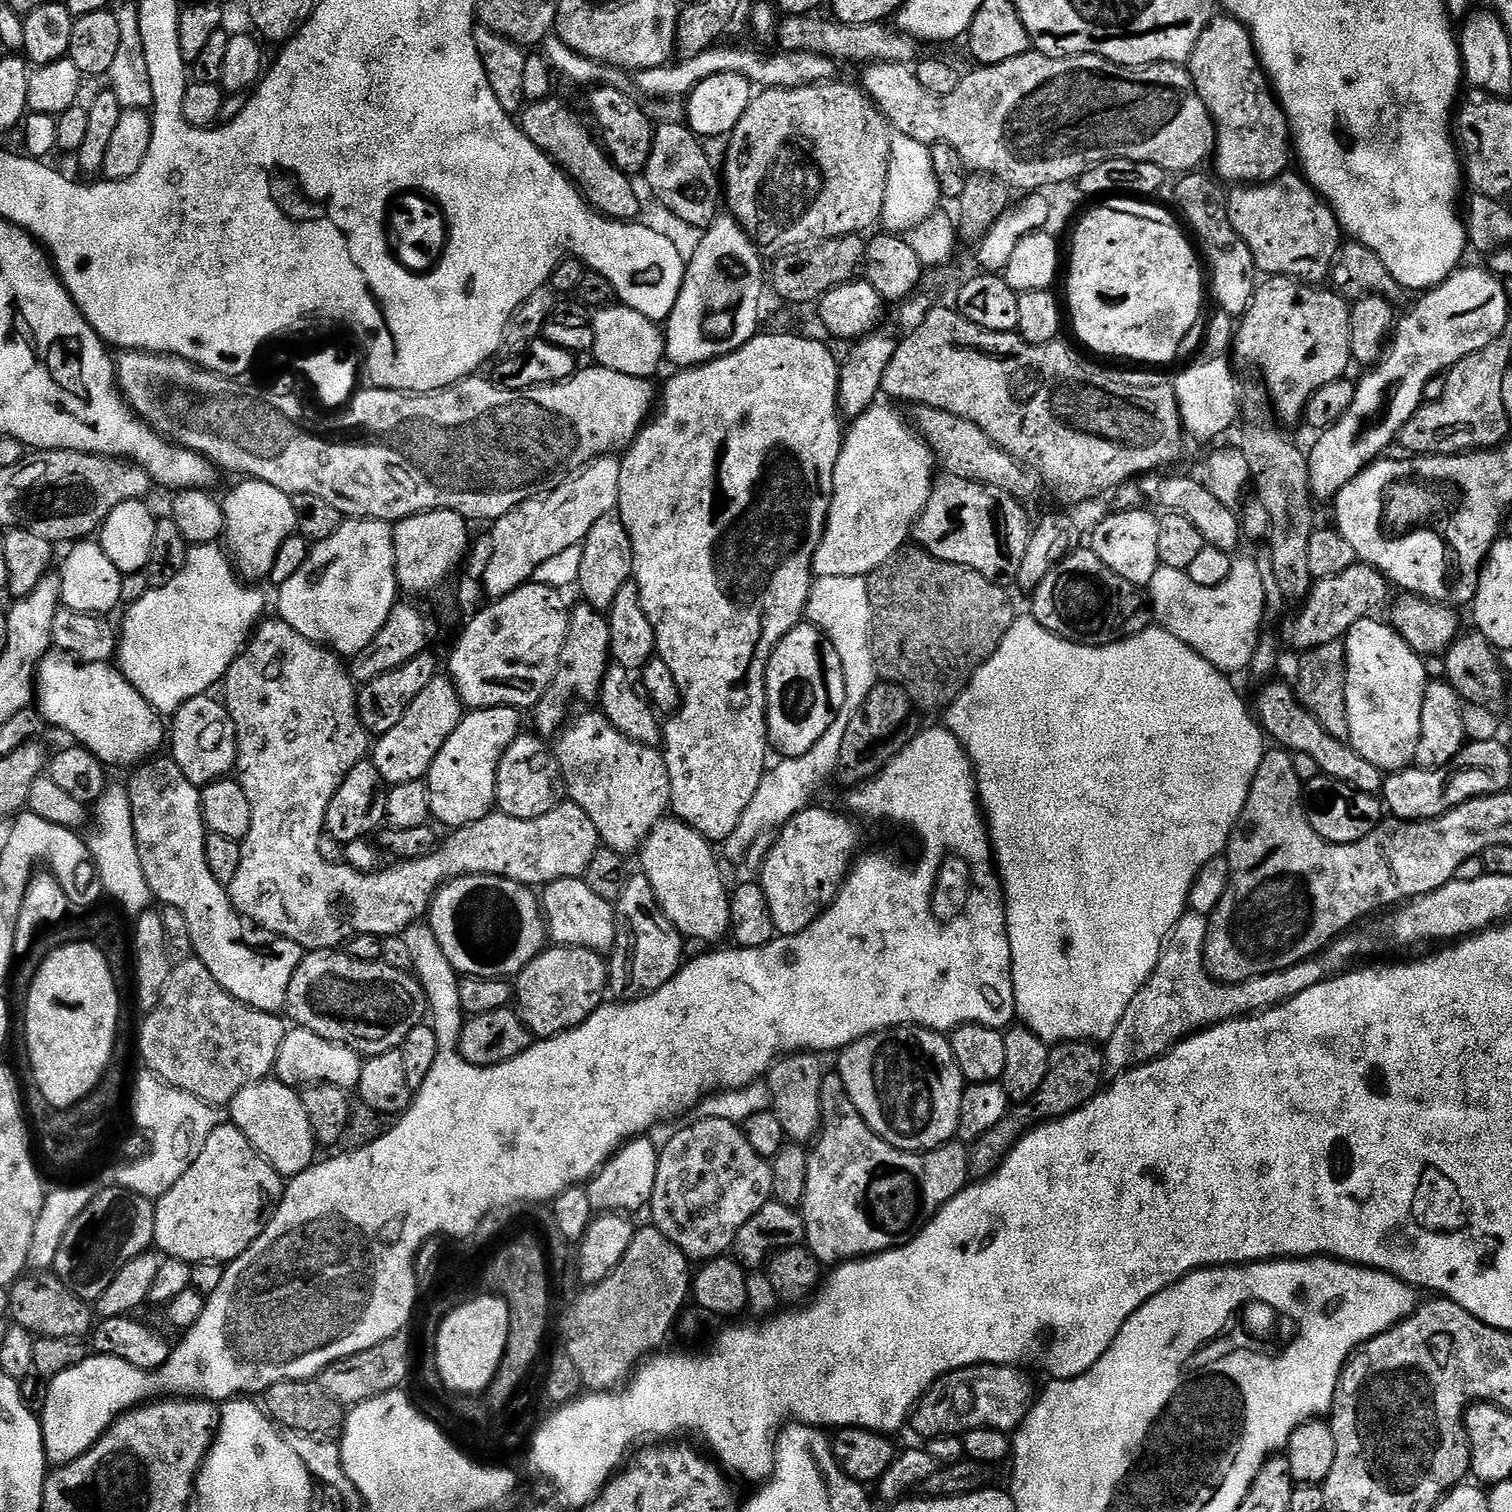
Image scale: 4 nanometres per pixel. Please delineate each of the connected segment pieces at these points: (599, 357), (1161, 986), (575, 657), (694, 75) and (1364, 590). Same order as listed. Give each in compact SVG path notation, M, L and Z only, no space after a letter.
M612 304L597 309L593 315L595 326L595 346L593 357L595 363L618 373L630 374L631 377L651 379L655 377L661 362L665 361L665 333L653 320L646 318L632 308L621 304Z
M1191 910L1176 923L1168 935L1168 943L1164 945L1164 953L1160 955L1154 974L1144 983L1142 990L1138 990L1134 1002L1130 1002L1126 1014L1122 1014L1122 1022L1118 1022L1114 1034L1106 1042L1104 1062L1109 1073L1123 1074L1140 1064L1149 1064L1159 1056L1167 1056L1180 1041L1206 1028L1213 1028L1215 1024L1239 1020L1284 1004L1302 994L1302 990L1310 990L1310 986L1318 986L1323 980L1343 973L1351 965L1348 963L1372 942L1368 936L1345 934L1333 940L1323 952L1298 962L1292 968L1241 984L1222 984L1210 975L1204 964L1209 923L1209 917Z
M580 602L571 609L568 618L568 633L562 646L558 670L546 690L546 694L536 703L535 731L541 737L552 738L569 723L568 711L575 700L599 701L602 678L610 666L610 626L607 615L601 609L592 608Z
M724 47L708 48L702 54L689 60L669 62L662 66L654 66L645 72L635 73L635 91L641 97L657 96L660 100L666 99L667 96L684 98L706 78L714 78L714 74L726 74L727 72L746 77L749 84L760 90L766 88L801 88L807 84L827 84L837 79L837 65L827 56L819 56L813 52L780 52L773 60L763 60L756 52L743 52L740 48Z
M1357 562L1344 570L1342 574L1331 576L1328 580L1316 580L1308 595L1304 597L1296 616L1292 616L1284 625L1278 628L1279 639L1297 648L1297 653L1303 654L1312 648L1326 646L1326 642L1343 640L1344 636L1354 626L1354 622L1367 620L1373 615L1375 608L1387 605L1390 585L1387 578L1369 564Z

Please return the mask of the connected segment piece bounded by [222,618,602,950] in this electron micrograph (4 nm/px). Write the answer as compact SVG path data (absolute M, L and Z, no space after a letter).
M261 619L260 623L256 625L248 643L244 646L244 651L232 663L222 681L222 689L224 688L222 703L228 709L236 731L236 767L234 772L239 779L242 790L246 790L246 798L250 801L250 830L240 846L242 863L238 866L238 874L234 874L234 882L226 885L232 905L243 914L245 920L250 920L258 927L270 930L274 934L290 938L294 942L298 942L298 946L302 946L305 950L318 948L336 950L362 934L374 934L381 938L403 934L410 925L423 921L429 915L436 893L444 887L447 881L457 876L505 876L508 880L529 886L552 884L555 880L562 878L583 877L584 871L590 866L590 858L594 858L594 854L602 846L602 841L594 822L590 822L586 810L582 810L571 802L562 802L557 808L550 810L550 814L542 814L542 818L534 818L533 820L510 818L505 812L493 810L488 813L486 818L482 818L478 822L470 822L466 826L449 831L448 837L445 840L443 837L439 841L436 851L431 852L430 855L413 860L401 860L393 863L393 868L384 866L374 872L359 872L357 868L351 868L350 865L343 862L331 864L320 853L320 835L323 837L326 832L324 827L326 810L329 802L334 798L338 786L342 786L346 774L350 774L350 770L354 770L354 766L358 766L361 760L369 755L370 733L364 729L360 721L358 688L345 661L337 656L331 648L323 648L321 644L310 642L310 638L302 638L302 634L298 634L298 630L291 628L284 620L268 619Z

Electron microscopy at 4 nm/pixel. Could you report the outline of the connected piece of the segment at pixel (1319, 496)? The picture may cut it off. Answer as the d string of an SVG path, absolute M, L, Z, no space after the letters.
M1467 266L1461 267L1459 270L1453 272L1448 279L1443 280L1441 284L1436 285L1436 287L1431 290L1425 291L1423 295L1421 295L1424 297L1422 297L1421 300L1401 318L1401 320L1399 317L1398 323L1394 328L1394 335L1390 340L1390 347L1383 353L1380 363L1375 365L1371 370L1365 371L1368 373L1366 373L1361 380L1358 380L1358 383L1356 384L1356 393L1354 394L1354 402L1350 404L1350 410L1346 410L1346 414L1342 414L1342 418L1338 418L1338 422L1334 422L1334 426L1323 429L1323 431L1317 435L1320 437L1317 438L1316 445L1313 446L1312 452L1310 448L1310 451L1307 453L1308 481L1312 484L1312 495L1317 501L1335 501L1337 494L1340 493L1340 491L1342 491L1363 468L1376 463L1377 460L1381 459L1381 457L1387 453L1384 451L1386 451L1391 444L1395 445L1397 443L1400 431L1407 426L1412 415L1425 403L1423 390L1426 389L1426 384L1430 382L1432 378L1447 373L1458 362L1462 362L1462 358L1466 358L1470 354L1474 354L1478 350L1490 346L1490 342L1501 339L1501 337L1507 333L1504 332L1508 328L1508 292L1504 289L1505 281L1499 276L1493 276L1491 272L1485 270L1483 267L1480 268L1467 268Z

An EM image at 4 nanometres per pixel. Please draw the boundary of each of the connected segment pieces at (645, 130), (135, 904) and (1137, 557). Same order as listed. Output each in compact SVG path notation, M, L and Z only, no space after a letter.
M593 88L587 96L588 108L592 111L591 123L598 133L599 143L612 159L612 164L618 166L618 170L622 170L628 176L639 177L650 162L650 150L654 146L656 133L654 120L644 113L643 106L639 104L641 101L631 91L619 92L613 88Z
M109 783L102 798L94 805L96 825L86 832L86 843L105 893L113 896L132 918L140 916L153 907L154 897L146 882L146 874L142 874L142 862L138 862L138 842L132 817L132 803L128 797L127 787L123 783Z
M1143 507L1116 510L1113 516L1108 516L1092 532L1090 550L1114 570L1126 582L1137 586L1148 586L1161 563L1158 558L1158 526L1160 516L1155 511L1144 512Z

